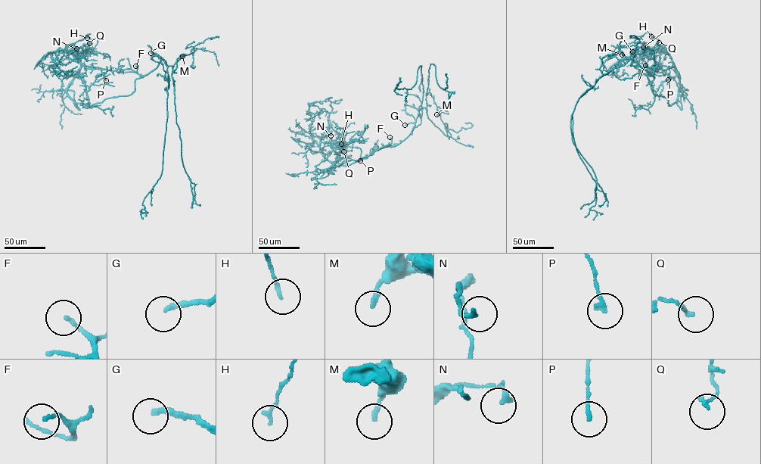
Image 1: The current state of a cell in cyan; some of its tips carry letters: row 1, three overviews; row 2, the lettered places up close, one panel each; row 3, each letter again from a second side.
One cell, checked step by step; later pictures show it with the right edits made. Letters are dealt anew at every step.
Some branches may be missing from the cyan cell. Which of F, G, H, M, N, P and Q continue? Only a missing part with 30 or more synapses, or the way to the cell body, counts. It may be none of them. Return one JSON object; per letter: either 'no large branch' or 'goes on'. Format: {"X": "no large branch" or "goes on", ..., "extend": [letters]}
{"F": "no large branch", "G": "goes on", "H": "no large branch", "M": "no large branch", "N": "no large branch", "P": "no large branch", "Q": "no large branch", "extend": ["G"]}

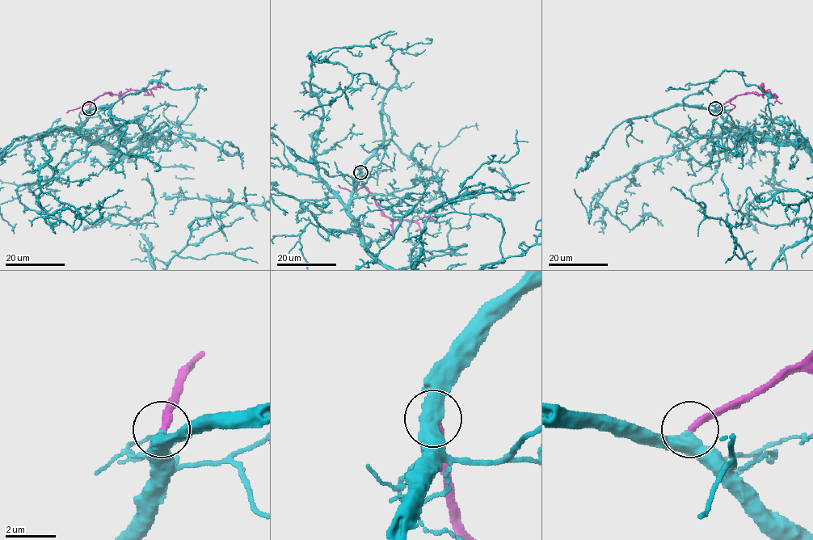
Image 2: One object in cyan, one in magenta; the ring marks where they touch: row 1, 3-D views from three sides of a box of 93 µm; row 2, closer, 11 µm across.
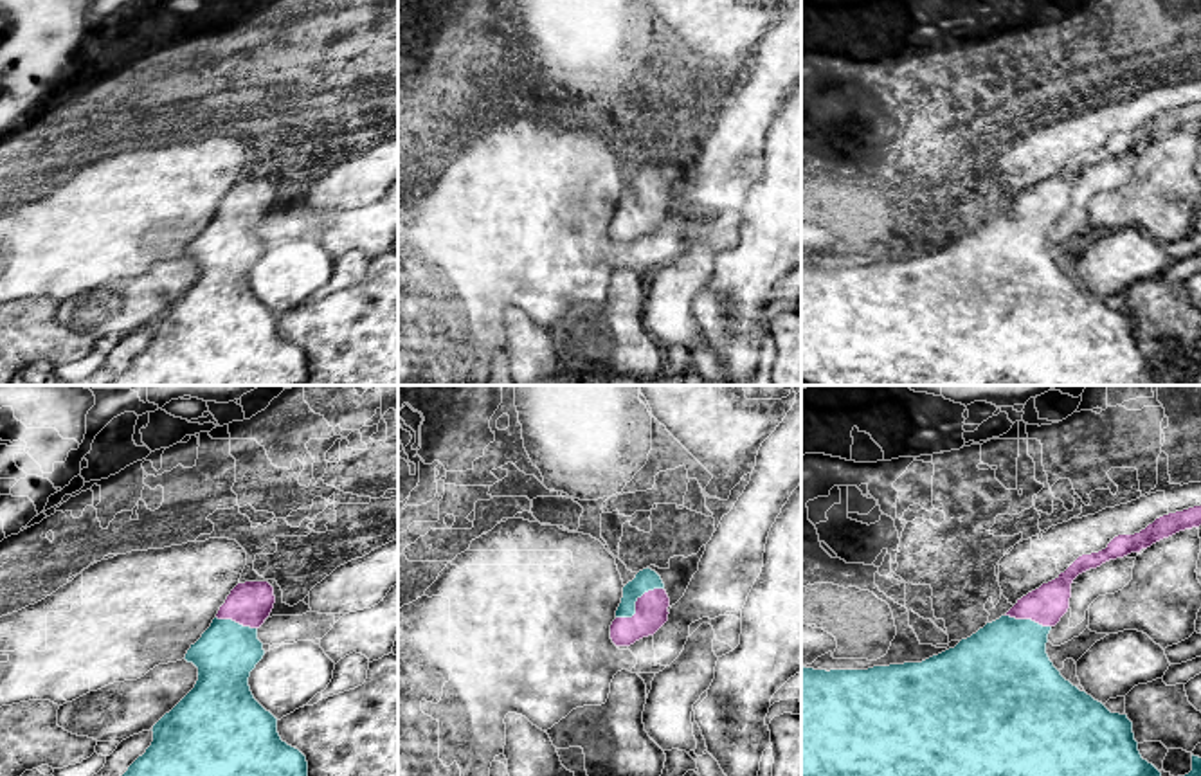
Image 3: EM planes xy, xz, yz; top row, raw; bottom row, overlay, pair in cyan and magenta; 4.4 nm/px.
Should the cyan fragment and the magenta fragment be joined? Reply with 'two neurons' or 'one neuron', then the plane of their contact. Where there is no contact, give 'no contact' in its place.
one neuron; meets cyan in xz

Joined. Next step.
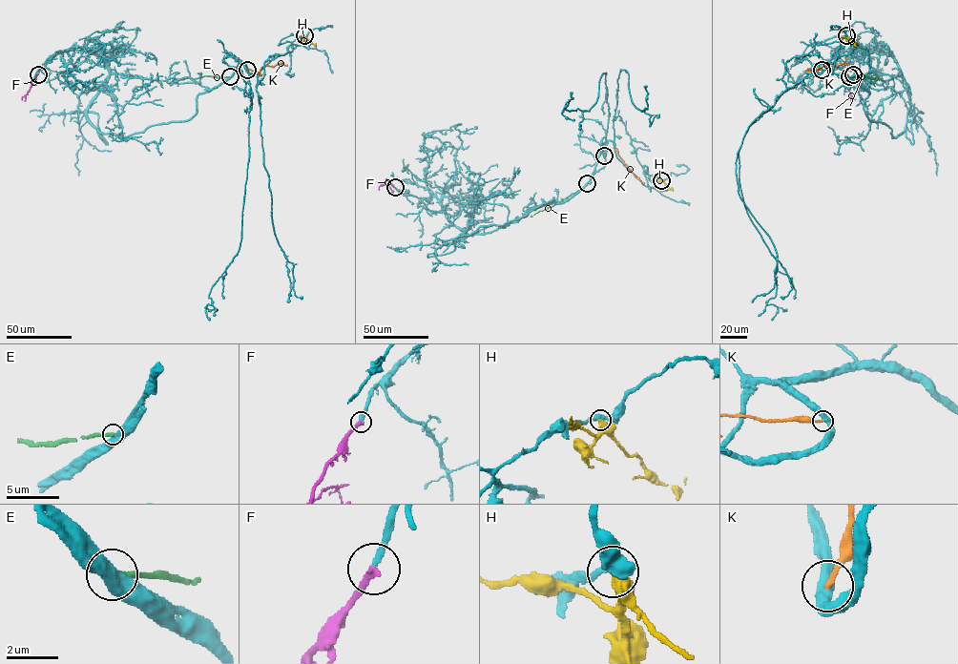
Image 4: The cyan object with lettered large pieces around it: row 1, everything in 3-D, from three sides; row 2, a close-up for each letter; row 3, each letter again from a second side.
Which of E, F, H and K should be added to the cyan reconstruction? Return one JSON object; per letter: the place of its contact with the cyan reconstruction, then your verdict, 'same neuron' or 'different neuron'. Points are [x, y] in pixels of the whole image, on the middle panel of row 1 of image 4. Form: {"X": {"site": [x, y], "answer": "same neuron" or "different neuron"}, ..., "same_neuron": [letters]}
{"E": {"site": [587, 183], "answer": "different neuron"}, "F": {"site": [395, 187], "answer": "same neuron"}, "H": {"site": [661, 180], "answer": "different neuron"}, "K": {"site": [604, 155], "answer": "different neuron"}, "same_neuron": ["F"]}

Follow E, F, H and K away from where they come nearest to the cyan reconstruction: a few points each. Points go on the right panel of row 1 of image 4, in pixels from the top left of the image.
E: (848, 76), (866, 75), (883, 79)
F: (853, 74), (844, 91), (854, 82), (857, 84)
H: (846, 36), (857, 48)
K: (822, 70), (806, 70), (814, 72), (828, 65), (849, 65)

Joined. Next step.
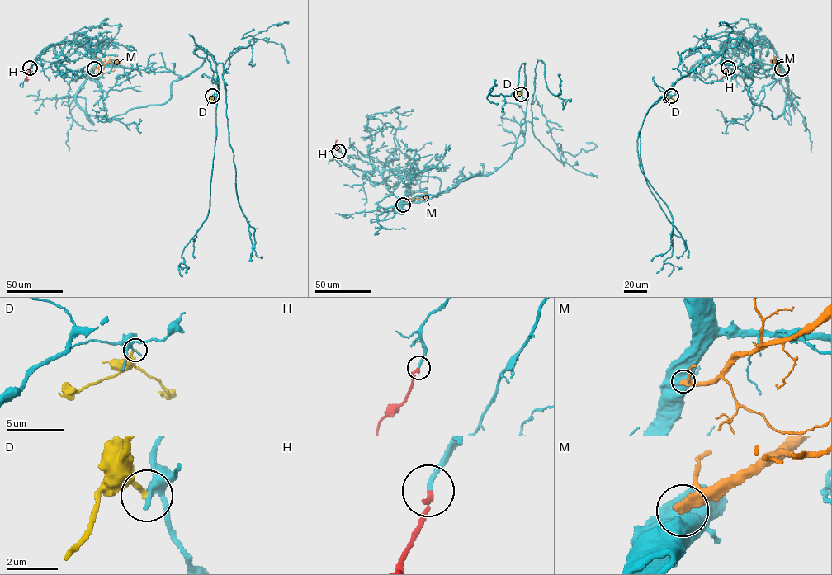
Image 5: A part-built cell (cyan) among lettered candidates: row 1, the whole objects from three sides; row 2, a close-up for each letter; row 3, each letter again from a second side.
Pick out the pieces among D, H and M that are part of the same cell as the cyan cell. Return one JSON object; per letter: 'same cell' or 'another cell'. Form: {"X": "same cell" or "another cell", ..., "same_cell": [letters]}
{"D": "another cell", "H": "same cell", "M": "another cell", "same_cell": ["H"]}

